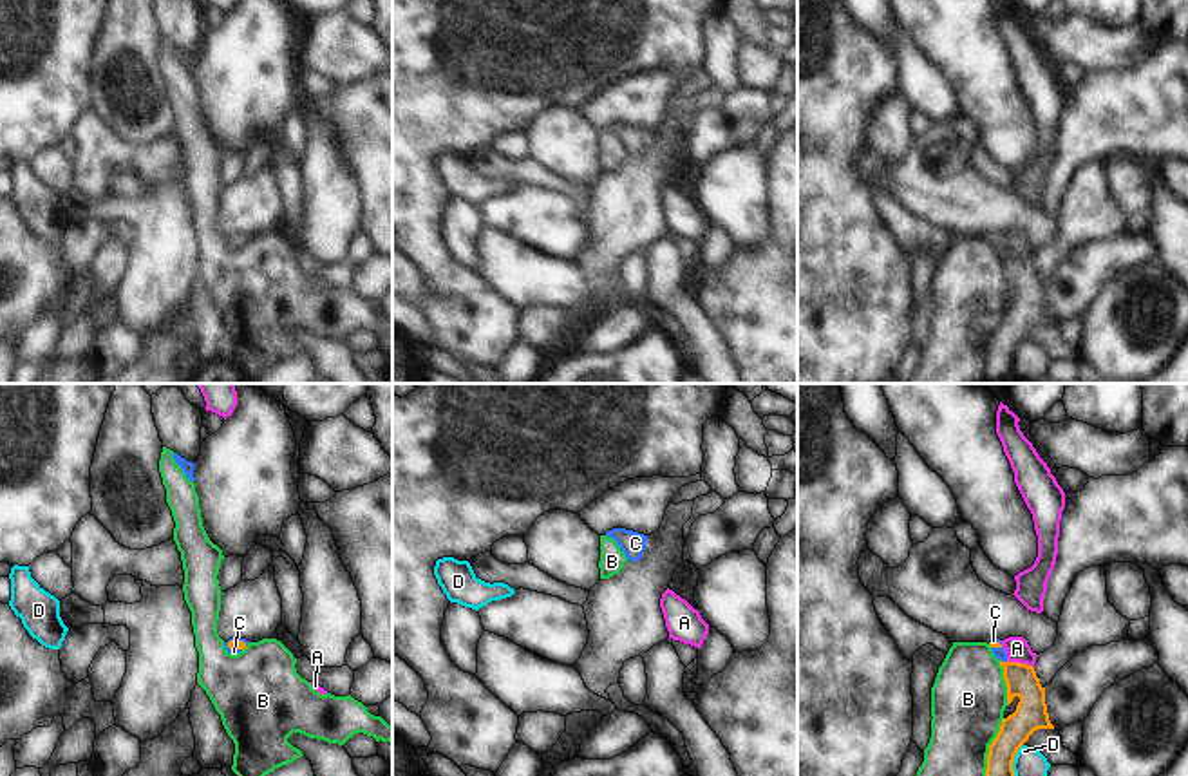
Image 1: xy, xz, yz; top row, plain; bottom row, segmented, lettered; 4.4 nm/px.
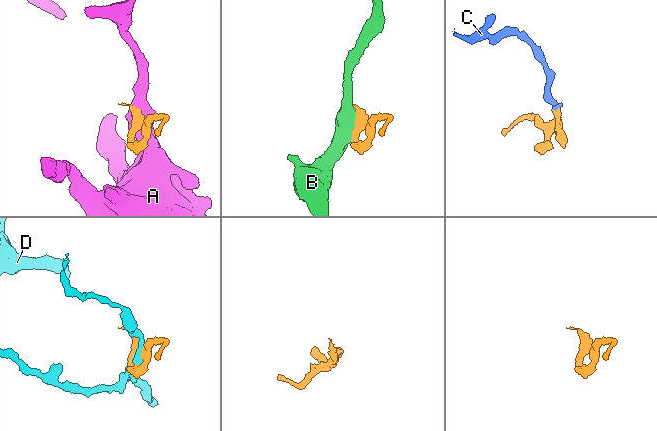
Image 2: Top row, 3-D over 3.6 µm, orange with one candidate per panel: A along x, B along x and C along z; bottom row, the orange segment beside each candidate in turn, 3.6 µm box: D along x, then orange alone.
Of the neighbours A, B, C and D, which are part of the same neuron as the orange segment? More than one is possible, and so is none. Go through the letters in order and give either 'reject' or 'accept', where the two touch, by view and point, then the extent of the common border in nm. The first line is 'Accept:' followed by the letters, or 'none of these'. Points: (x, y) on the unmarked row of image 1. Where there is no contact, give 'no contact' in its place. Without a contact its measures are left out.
Accept: C
A: reject; contact yz (1018, 257); length 130 nm
B: reject; contact yz (990, 346); length 300 nm
C: accept; contact xy (234, 243); length 80 nm
D: reject; contact yz (1013, 355); length 170 nm

